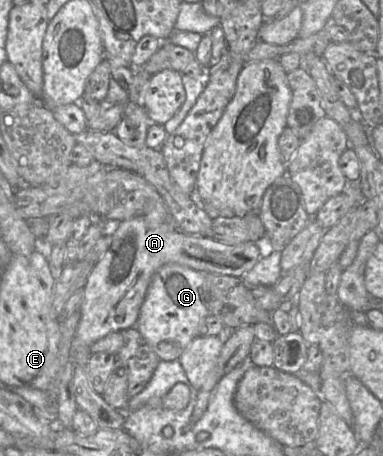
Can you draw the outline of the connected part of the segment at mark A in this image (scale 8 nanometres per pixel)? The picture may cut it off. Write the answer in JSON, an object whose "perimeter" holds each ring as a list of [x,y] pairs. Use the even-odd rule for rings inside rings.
{"perimeter":[[[136,216],[113,226],[111,243],[82,288],[81,317],[73,341],[73,365],[87,365],[90,347],[101,338],[135,326],[154,273],[168,263],[203,273],[240,277],[263,257],[257,243],[226,244],[175,230],[161,216]]]}

